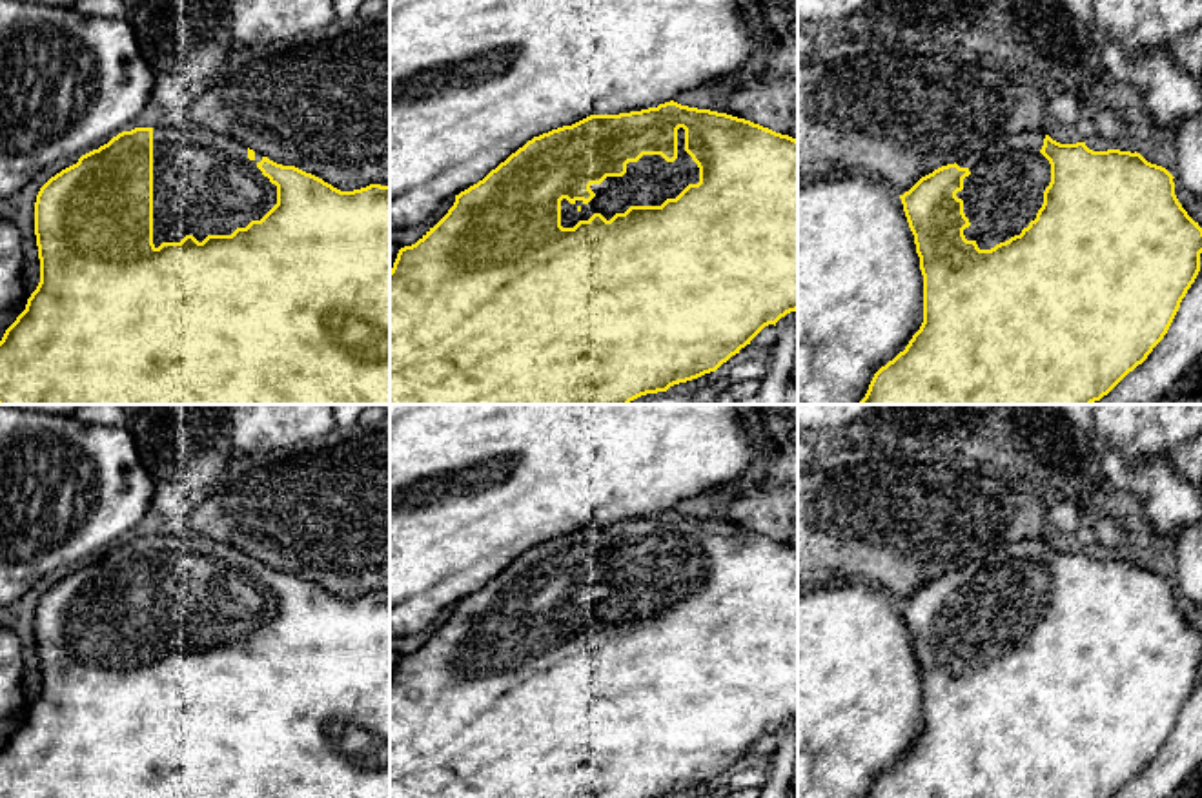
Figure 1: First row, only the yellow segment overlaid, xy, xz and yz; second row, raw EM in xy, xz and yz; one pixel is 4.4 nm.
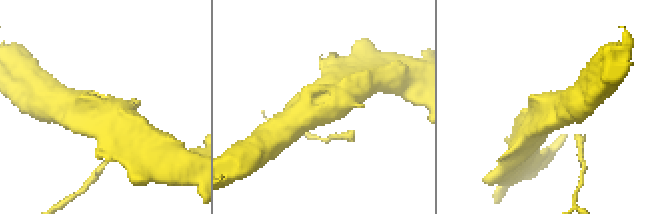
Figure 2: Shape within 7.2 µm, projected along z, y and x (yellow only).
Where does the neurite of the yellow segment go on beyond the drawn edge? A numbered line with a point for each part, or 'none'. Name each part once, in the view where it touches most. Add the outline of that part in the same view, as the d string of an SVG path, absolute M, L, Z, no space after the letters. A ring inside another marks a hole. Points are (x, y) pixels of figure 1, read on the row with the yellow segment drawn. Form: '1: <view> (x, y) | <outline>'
1: xz (651, 181) | M677 129L677 159L667 162L661 155L643 155L637 162L626 164L623 177L606 177L601 184L592 184L596 197L585 204L561 200L561 226L574 228L579 220L588 220L601 213L610 220L616 213L625 213L630 206L661 206L667 199L676 199L688 184L699 182L699 168L685 151L685 129Z

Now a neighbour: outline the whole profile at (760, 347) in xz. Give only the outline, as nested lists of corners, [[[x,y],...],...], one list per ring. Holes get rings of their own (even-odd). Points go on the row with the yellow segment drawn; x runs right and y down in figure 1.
[[[774,324],[765,326],[745,348],[739,350],[739,363],[767,361],[776,339],[778,332],[774,330]]]

